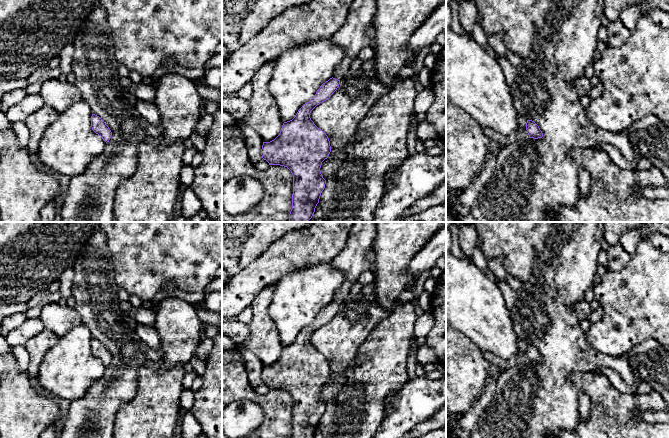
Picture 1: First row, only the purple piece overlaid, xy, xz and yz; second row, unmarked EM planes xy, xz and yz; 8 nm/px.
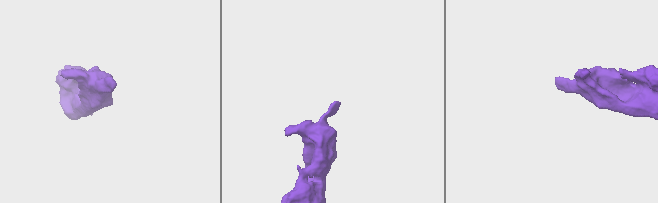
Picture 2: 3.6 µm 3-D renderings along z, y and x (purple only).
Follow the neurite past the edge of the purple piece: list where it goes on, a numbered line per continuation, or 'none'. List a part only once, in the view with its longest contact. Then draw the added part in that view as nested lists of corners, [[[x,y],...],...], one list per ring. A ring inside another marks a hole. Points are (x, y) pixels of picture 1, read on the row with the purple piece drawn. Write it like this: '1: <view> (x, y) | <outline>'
1: yz (521, 134) | [[[519,116],[519,129],[508,134],[501,135],[498,132],[481,126],[483,133],[492,141],[498,142],[501,146],[505,147],[507,145],[521,142],[529,138],[526,130],[527,119],[523,116]]]

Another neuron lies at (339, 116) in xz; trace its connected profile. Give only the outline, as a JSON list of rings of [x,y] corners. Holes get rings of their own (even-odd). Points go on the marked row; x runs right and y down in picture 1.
[[[349,69],[329,99],[310,113],[314,124],[326,133],[335,154],[349,144],[358,124],[391,86],[379,81],[374,70]]]

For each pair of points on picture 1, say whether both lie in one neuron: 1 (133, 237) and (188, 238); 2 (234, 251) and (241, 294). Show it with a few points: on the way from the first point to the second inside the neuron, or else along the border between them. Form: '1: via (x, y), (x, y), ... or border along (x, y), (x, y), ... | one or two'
1: via (147, 237), (174, 237) | one
2: border along (257, 259), (250, 262), (232, 277) | two

